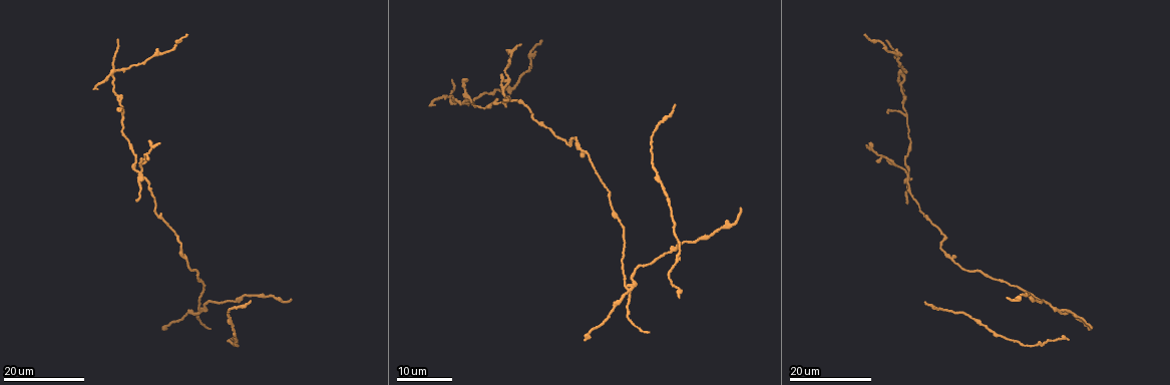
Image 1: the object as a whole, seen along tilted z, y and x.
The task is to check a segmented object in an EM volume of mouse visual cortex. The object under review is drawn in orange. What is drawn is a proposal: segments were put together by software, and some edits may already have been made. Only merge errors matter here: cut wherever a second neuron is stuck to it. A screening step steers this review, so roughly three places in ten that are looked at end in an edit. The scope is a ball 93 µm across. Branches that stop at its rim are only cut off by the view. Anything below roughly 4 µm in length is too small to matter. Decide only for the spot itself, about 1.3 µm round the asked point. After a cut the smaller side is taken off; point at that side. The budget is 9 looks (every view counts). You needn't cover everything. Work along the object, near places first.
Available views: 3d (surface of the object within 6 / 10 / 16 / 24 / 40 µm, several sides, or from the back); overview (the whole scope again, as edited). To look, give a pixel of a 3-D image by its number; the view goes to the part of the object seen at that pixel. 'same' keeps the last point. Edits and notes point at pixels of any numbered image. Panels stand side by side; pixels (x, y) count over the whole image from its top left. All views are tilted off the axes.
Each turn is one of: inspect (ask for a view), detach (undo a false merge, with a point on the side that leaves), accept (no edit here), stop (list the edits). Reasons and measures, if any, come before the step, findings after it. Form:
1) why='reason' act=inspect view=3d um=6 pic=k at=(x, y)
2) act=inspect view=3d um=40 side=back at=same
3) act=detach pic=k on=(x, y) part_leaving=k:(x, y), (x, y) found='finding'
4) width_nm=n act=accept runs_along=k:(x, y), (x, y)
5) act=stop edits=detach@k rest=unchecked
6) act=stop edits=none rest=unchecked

why='two arms in line, one across' act=inspect view=3d um=24 pic=1 at=(185, 259)

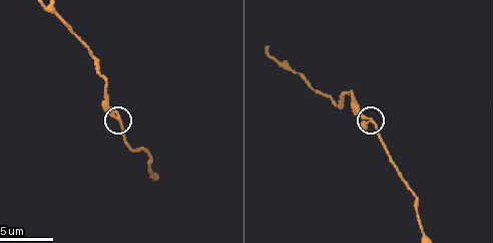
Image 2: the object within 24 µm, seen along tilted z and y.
why='closer look' act=inspect view=3d um=10 pic=2 at=(370, 119)

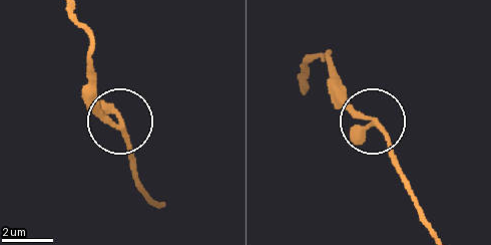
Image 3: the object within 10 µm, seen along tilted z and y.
act=accept runs_along=3:(145, 191), (125, 131), (83, 86) found='continuous, no second neuron'

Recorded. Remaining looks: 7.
why='two arms in line, one across' act=inspect view=3d um=16 pic=1 at=(201, 313)

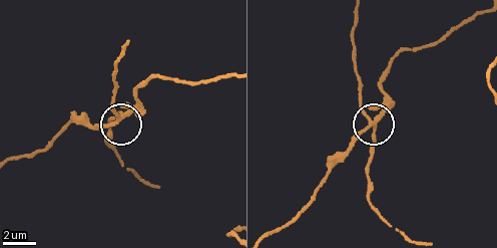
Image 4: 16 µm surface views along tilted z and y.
act=inspect view=3d um=10 pic=4 at=(378, 121)

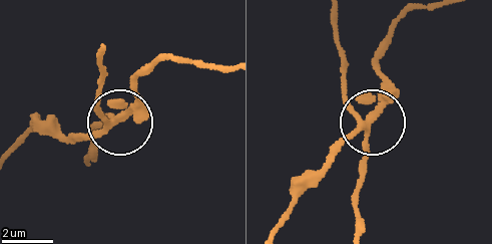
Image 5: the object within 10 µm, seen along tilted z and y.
arms=3 act=detach pic=5 on=(82, 137) part_leaving=5:(367, 122), (383, 91), (380, 66), (389, 34), (404, 15) found='two neurons meet here'

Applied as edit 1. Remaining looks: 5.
act=inspect view=overview

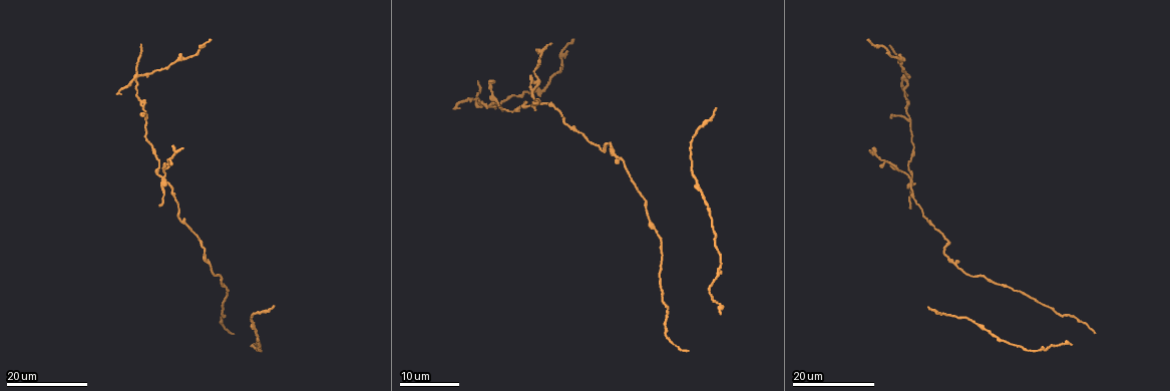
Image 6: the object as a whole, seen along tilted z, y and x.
why='small branch off a trunk' act=inspect view=3d um=24 pic=6 at=(911, 178)

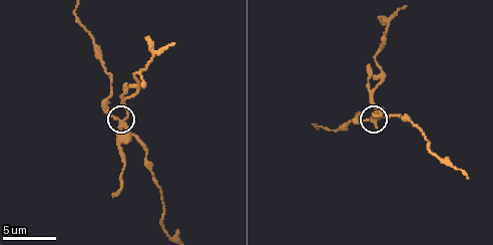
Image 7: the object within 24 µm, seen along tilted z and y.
why='closer look' act=inspect view=3d um=10 pic=7 at=(121, 121)

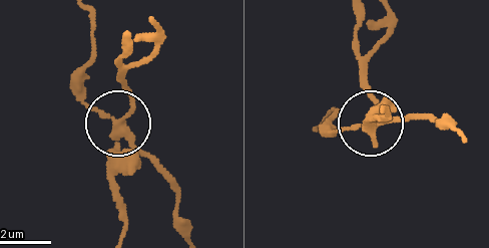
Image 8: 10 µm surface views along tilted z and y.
act=detach pic=8 on=(122, 165) part_leaving=8:(117, 126), (132, 101), (123, 77), (153, 46), (154, 26) found='a second neuron is stuck on'

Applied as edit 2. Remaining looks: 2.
why='small branch off a trunk' act=inspect view=3d um=24 pic=6 at=(137, 75)

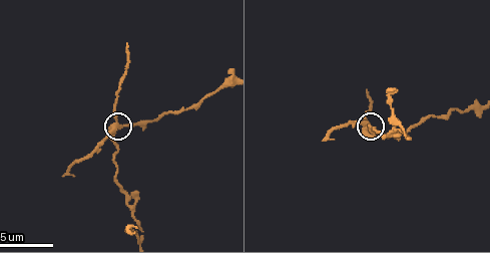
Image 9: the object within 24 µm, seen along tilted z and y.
act=inspect view=3d um=6 pic=9 at=(119, 126)

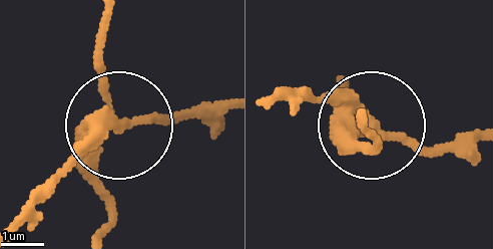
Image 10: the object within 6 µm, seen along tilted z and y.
arms=3 act=detach pic=10 on=(64, 170) part_leaving=10:(100, 125), (222, 110) found='two neurons meet here'

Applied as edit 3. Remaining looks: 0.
act=stop edits=detach@5,detach@8,detach@10 rest=unchecked

